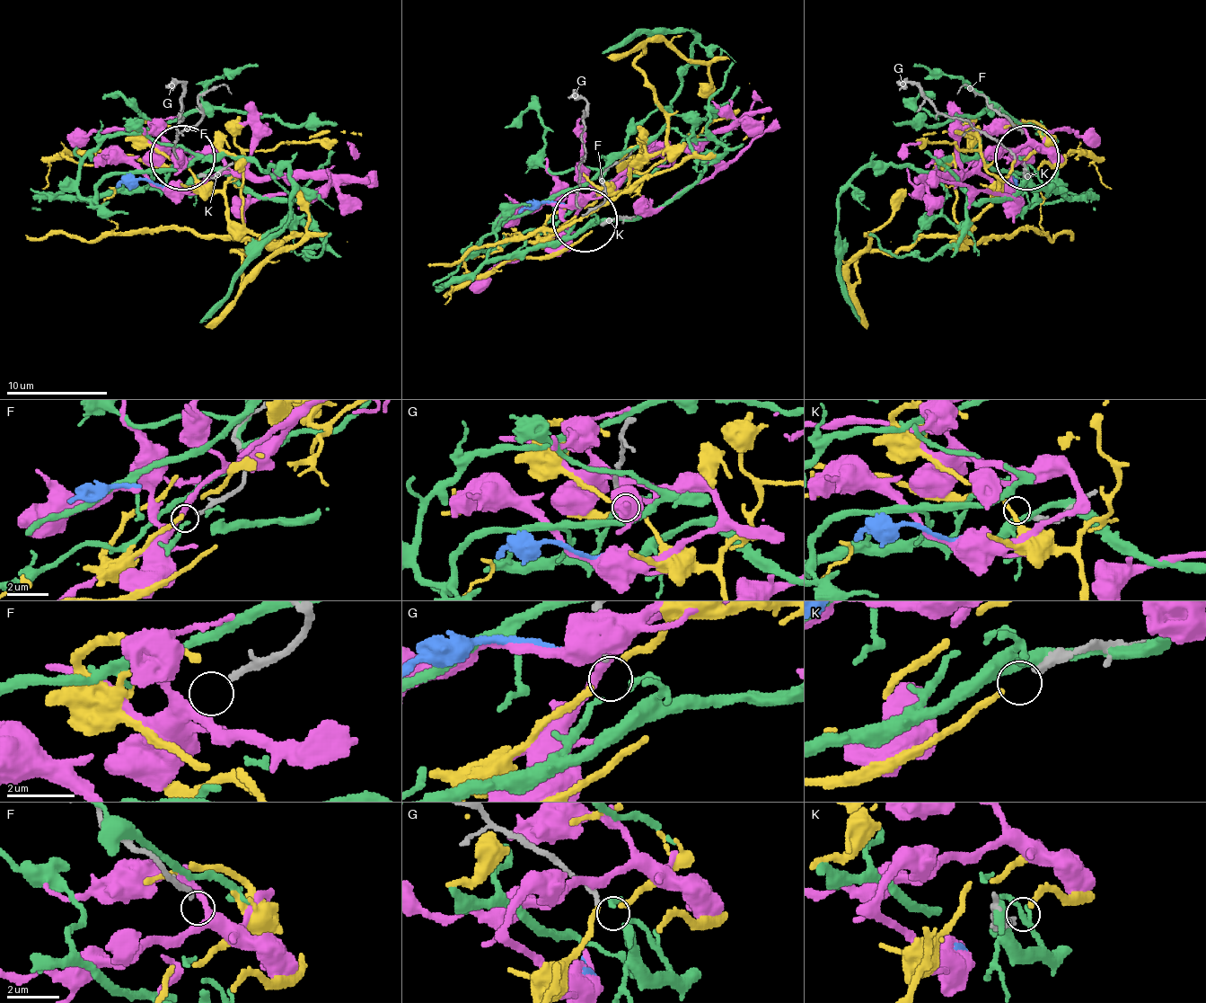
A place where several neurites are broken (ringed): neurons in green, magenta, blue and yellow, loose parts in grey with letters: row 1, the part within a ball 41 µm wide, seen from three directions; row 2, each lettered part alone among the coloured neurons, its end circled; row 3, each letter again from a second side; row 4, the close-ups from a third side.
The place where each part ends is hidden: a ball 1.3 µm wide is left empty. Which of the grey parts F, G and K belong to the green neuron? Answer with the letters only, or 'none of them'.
G

